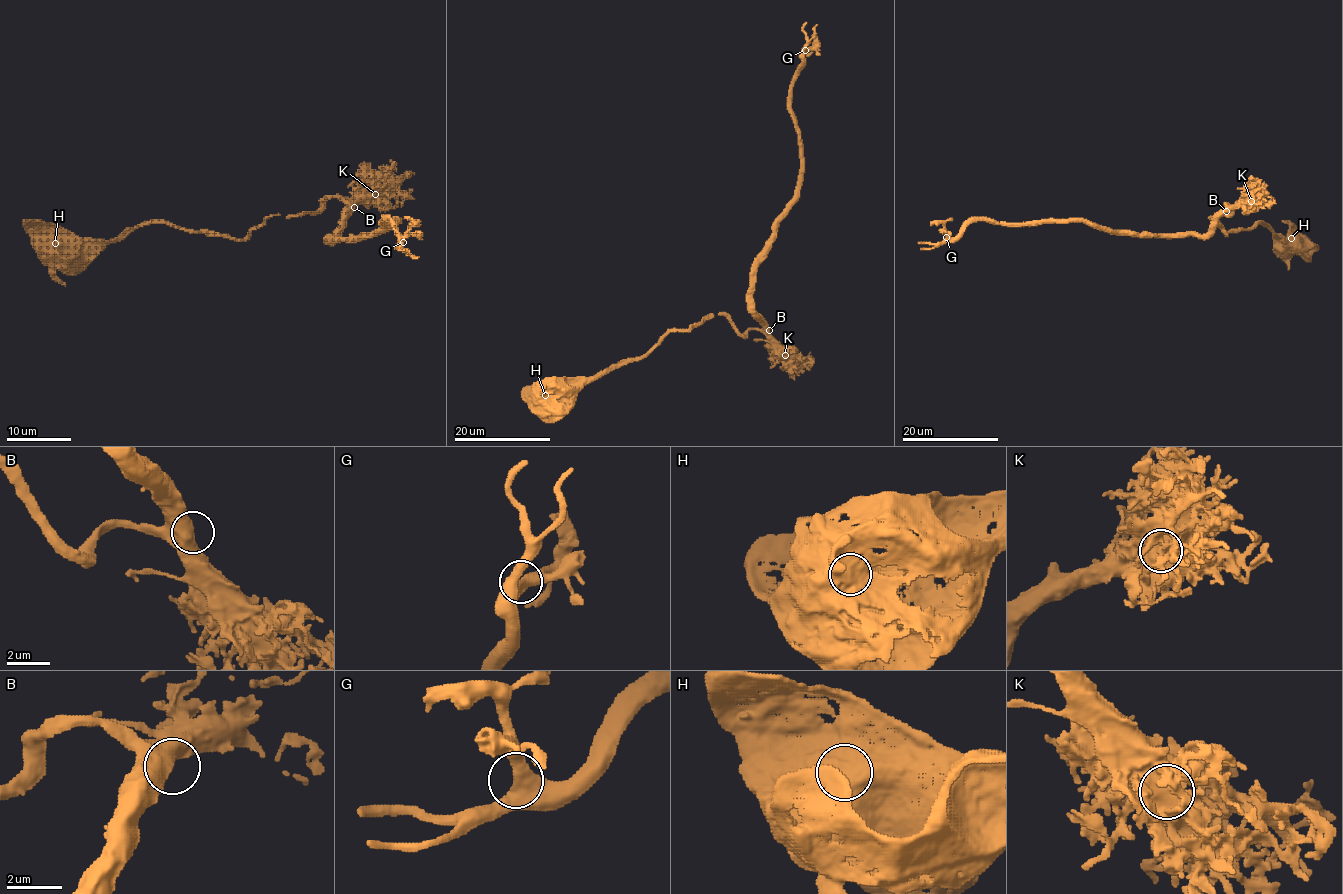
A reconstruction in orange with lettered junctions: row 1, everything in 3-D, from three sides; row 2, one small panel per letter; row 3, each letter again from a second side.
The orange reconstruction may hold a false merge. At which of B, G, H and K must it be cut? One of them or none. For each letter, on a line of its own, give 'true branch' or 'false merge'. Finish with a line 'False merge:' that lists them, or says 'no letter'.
B: true branch
G: true branch
H: true branch
K: true branch
False merge: no letter

